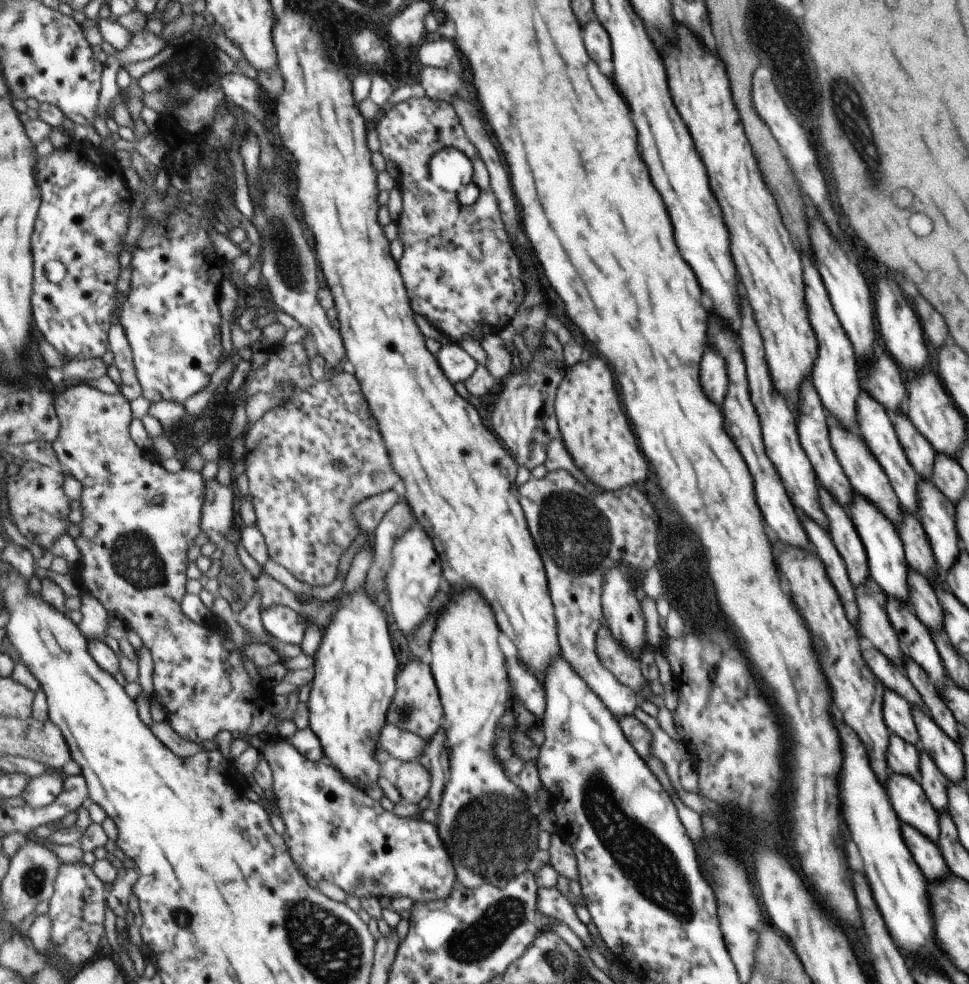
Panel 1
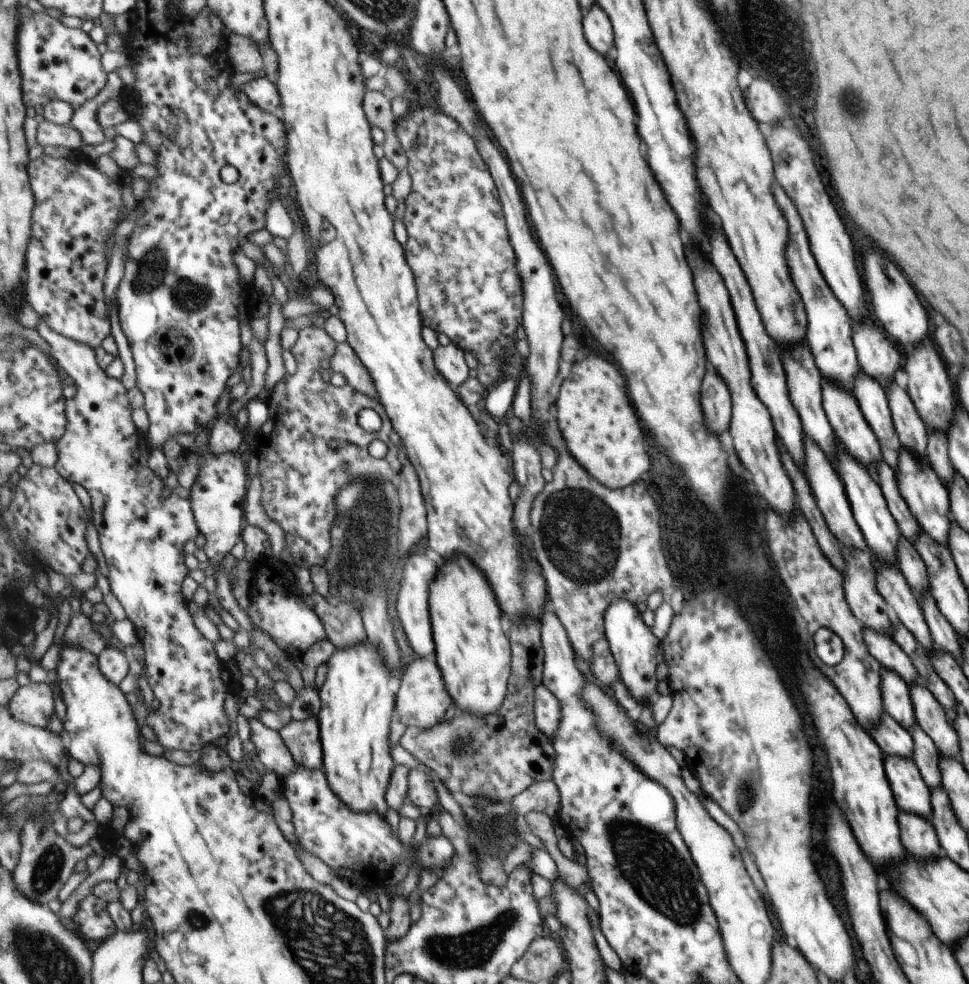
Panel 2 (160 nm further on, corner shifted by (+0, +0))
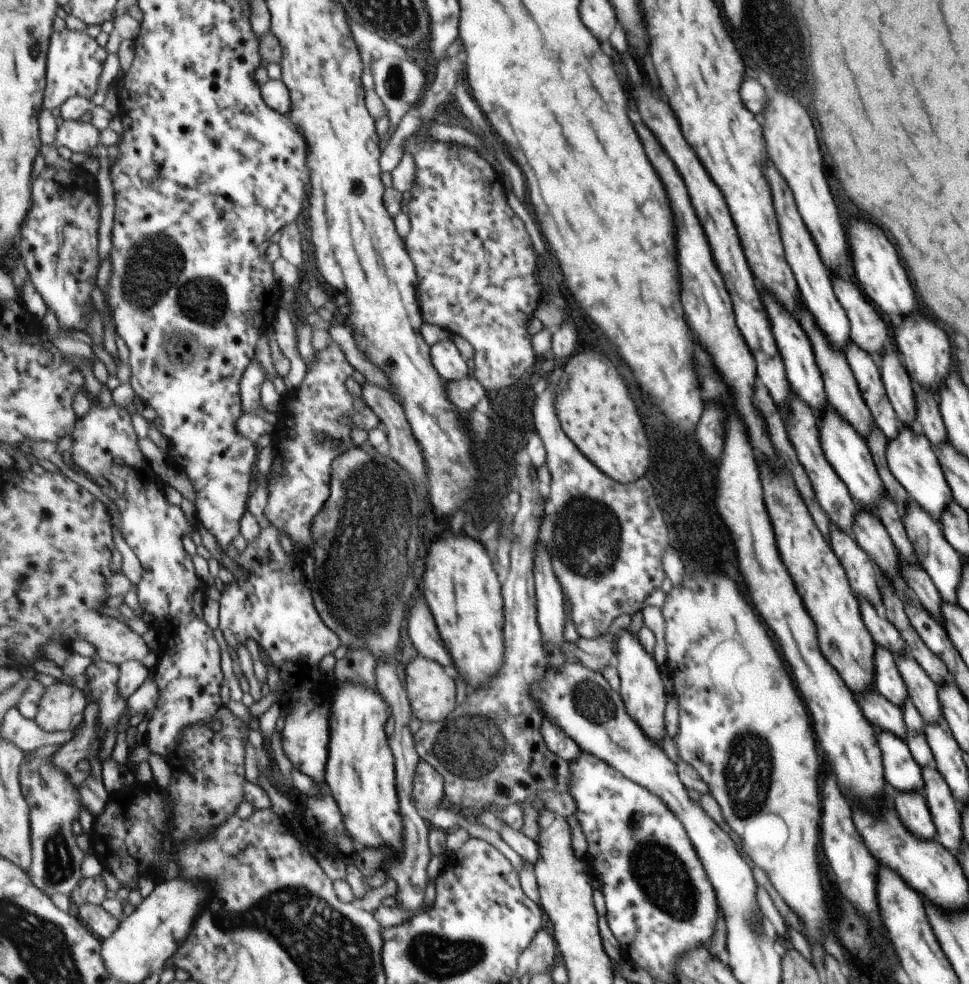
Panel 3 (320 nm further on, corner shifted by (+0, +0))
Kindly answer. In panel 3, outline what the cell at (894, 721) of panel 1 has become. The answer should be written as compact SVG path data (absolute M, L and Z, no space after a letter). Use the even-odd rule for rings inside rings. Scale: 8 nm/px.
M875 645L873 688L891 704L901 708L909 694L893 656L886 648Z

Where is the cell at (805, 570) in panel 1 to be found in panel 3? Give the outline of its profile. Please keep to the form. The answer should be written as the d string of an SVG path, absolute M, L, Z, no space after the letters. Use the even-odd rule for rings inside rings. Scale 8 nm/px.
M765 461L760 462L760 468L763 498L765 498L766 510L771 514L771 524L773 524L773 530L775 530L775 542L779 556L782 557L783 564L787 564L787 572L790 573L791 580L794 581L795 588L799 596L802 597L806 611L817 626L818 647L855 696L861 691L869 691L873 688L875 644L873 637L866 629L865 622L862 620L861 608L857 608L857 600L851 594L852 588L849 578L846 576L846 571L842 567L837 554L830 547L829 541L819 532L805 501L795 488L790 472L785 470L783 466L778 471L772 471L772 468Z

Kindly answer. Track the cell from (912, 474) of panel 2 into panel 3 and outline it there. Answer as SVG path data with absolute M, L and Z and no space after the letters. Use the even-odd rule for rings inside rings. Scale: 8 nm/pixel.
M901 424L897 434L886 441L885 458L888 469L895 480L908 492L911 501L925 509L933 520L939 520L941 512L951 500L950 487L946 483L935 448L923 434L915 434Z

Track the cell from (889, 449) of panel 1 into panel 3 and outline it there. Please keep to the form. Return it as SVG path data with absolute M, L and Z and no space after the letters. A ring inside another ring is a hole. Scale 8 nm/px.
M850 338L847 339L844 348L846 359L853 370L855 380L858 381L862 399L870 409L874 424L879 427L886 440L893 438L901 424L888 401L879 369L871 361L870 354L859 348Z

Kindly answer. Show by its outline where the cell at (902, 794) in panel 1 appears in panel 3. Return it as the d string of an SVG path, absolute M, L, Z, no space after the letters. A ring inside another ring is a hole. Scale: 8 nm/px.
M879 731L878 747L882 764L887 764L887 782L901 792L922 792L921 767L910 755L905 741L892 732Z

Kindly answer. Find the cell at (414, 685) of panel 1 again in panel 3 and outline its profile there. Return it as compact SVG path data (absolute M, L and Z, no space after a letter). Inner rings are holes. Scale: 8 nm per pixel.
M417 656L405 668L406 689L414 716L422 723L445 720L457 707L457 686L453 672L426 656Z

